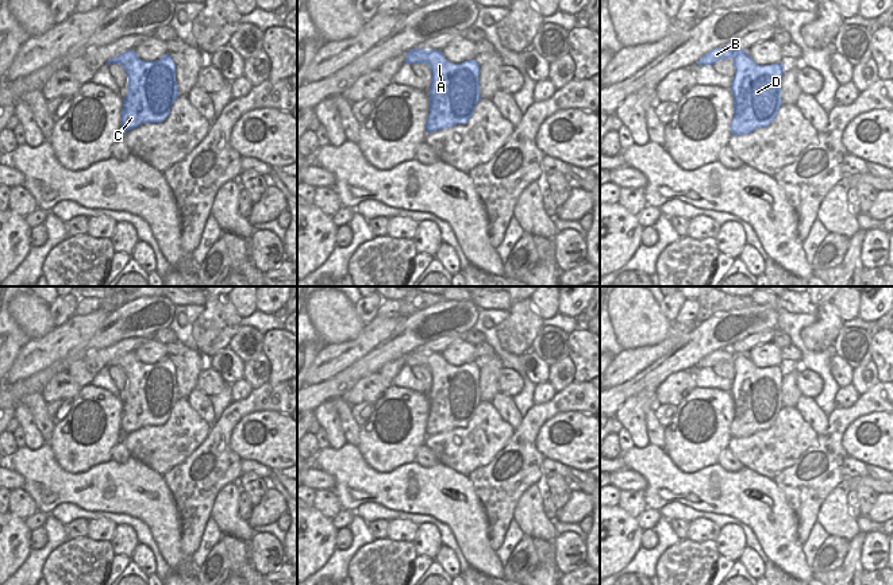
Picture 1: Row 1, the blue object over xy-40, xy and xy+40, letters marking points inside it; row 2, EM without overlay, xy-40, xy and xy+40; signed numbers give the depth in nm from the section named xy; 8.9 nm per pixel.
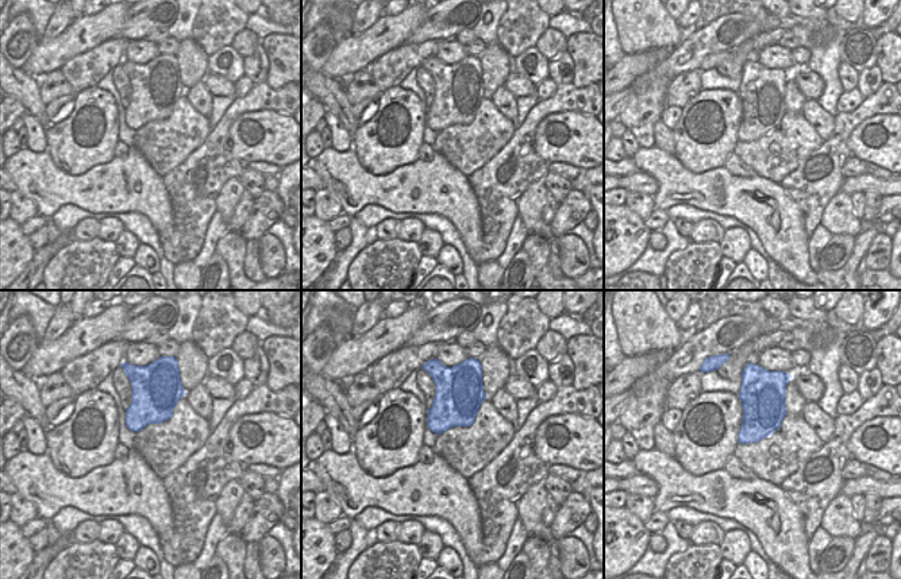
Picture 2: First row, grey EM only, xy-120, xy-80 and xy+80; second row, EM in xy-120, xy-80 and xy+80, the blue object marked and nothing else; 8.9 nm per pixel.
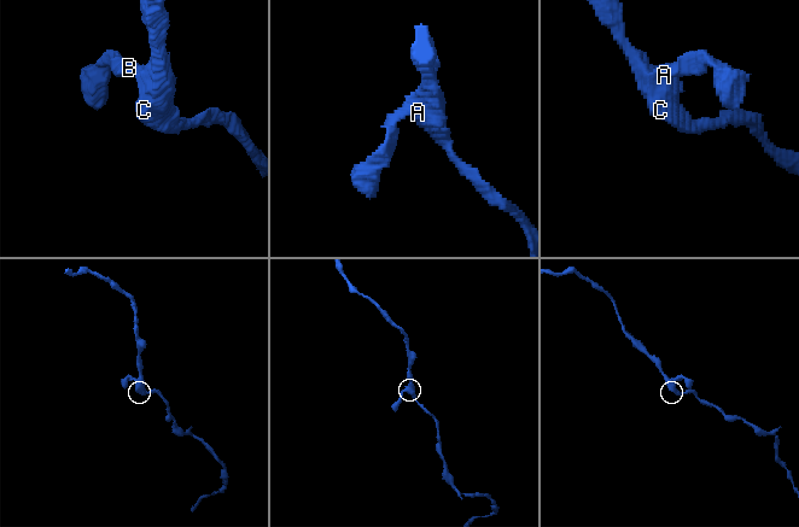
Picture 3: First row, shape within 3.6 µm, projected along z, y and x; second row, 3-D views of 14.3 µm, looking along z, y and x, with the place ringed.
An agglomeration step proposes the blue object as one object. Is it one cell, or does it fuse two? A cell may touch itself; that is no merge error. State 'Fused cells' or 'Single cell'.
Single cell.

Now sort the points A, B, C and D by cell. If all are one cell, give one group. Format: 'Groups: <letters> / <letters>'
Groups: A B C D.

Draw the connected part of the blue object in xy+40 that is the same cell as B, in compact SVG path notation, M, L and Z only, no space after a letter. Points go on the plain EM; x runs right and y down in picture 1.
M724 349L704 357L697 367L713 367L727 361L734 362L736 373L730 392L734 397L731 436L746 438L770 428L782 408L784 366L758 367L746 353Z

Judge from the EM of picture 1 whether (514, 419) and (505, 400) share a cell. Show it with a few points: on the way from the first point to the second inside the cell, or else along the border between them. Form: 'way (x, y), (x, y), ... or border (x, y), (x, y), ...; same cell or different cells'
way (511, 415), (505, 404); same cell

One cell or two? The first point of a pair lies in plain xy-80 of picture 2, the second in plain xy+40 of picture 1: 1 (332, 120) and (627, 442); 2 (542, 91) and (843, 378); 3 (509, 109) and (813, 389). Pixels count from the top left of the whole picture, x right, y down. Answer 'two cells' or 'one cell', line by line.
1: two cells
2: two cells
3: two cells

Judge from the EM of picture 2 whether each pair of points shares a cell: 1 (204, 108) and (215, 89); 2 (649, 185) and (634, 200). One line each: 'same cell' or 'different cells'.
1: different cells
2: different cells

